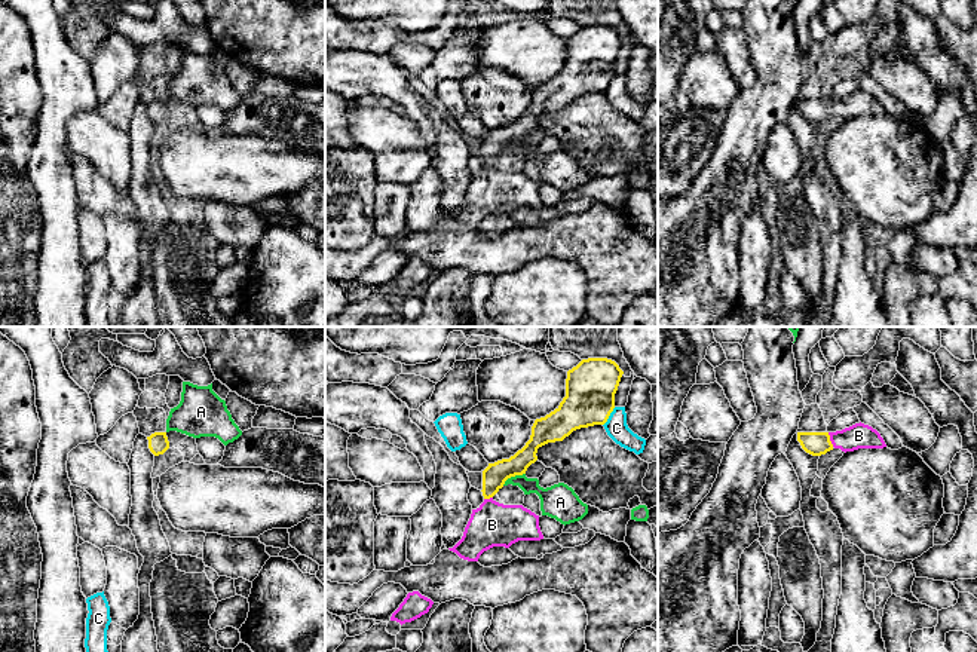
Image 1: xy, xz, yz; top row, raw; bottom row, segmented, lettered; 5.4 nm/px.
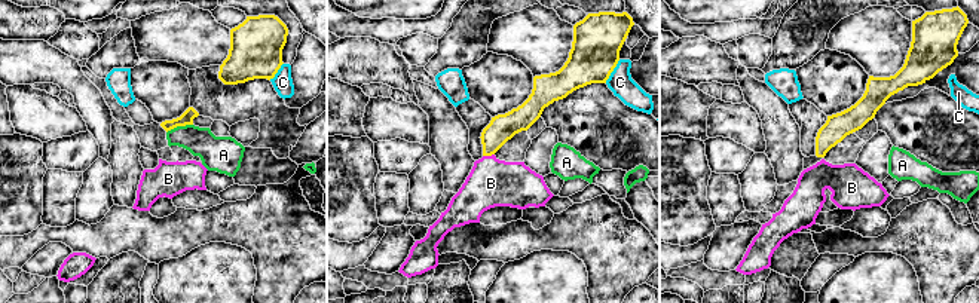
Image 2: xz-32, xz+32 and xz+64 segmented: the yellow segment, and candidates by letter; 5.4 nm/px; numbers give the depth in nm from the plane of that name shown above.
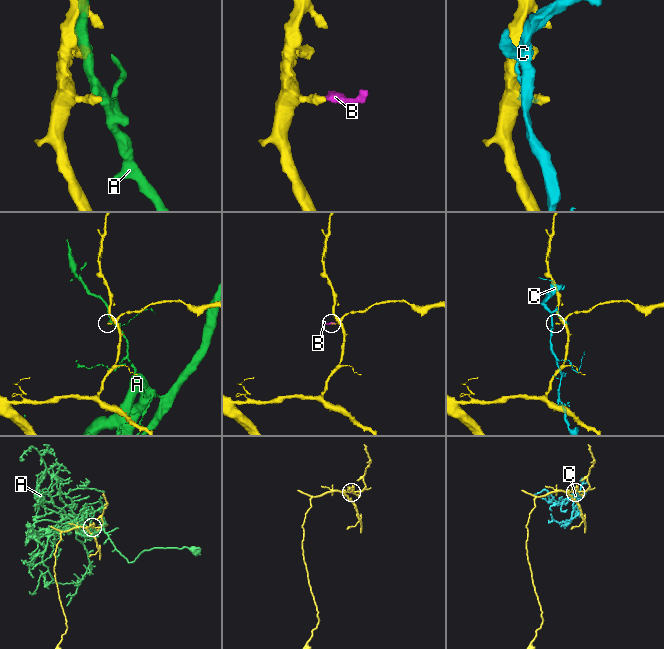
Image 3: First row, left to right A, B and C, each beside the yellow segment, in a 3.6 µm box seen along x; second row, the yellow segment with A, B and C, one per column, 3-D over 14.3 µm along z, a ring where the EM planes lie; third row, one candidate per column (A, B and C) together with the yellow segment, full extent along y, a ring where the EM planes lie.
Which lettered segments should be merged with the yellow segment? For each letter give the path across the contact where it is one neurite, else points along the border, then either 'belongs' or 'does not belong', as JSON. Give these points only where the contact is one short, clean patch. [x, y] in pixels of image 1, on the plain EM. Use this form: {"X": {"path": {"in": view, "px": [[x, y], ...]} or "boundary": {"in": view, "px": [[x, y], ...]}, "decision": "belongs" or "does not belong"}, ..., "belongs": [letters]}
{"A": {"decision": "does not belong"}, "B": {"path": {"in": "yz", "px": [[814, 110], [829, 107], [848, 107], [858, 103]]}, "decision": "belongs"}, "C": {"decision": "does not belong"}, "belongs": ["B"]}

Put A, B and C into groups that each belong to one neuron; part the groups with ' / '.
A / B / C

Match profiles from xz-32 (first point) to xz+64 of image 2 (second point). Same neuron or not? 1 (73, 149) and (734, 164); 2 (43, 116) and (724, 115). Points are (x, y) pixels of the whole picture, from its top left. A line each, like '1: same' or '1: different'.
1: same
2: same

